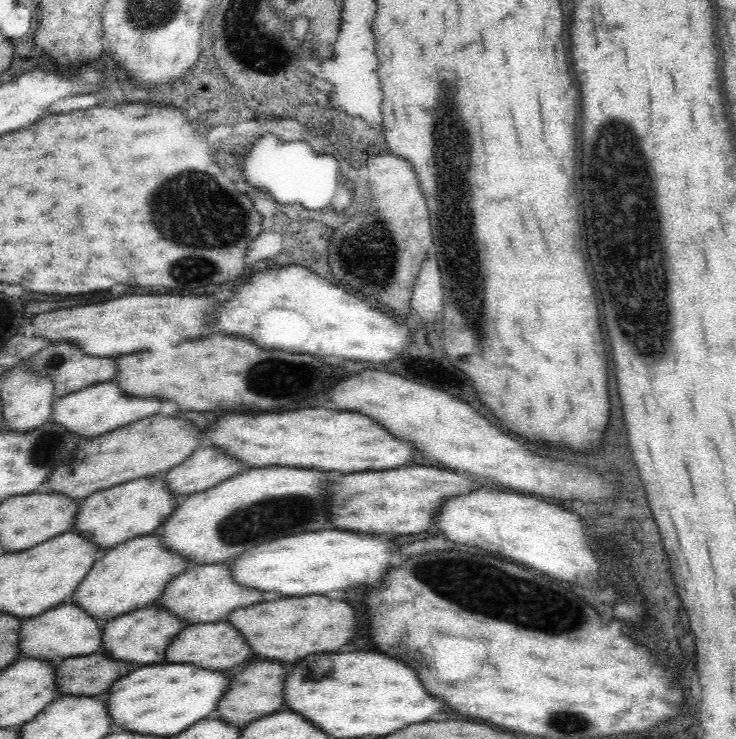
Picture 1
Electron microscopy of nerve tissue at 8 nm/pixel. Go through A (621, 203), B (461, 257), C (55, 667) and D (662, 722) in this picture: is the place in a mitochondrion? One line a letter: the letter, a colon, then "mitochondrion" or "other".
A: mitochondrion
B: mitochondrion
C: other
D: other

